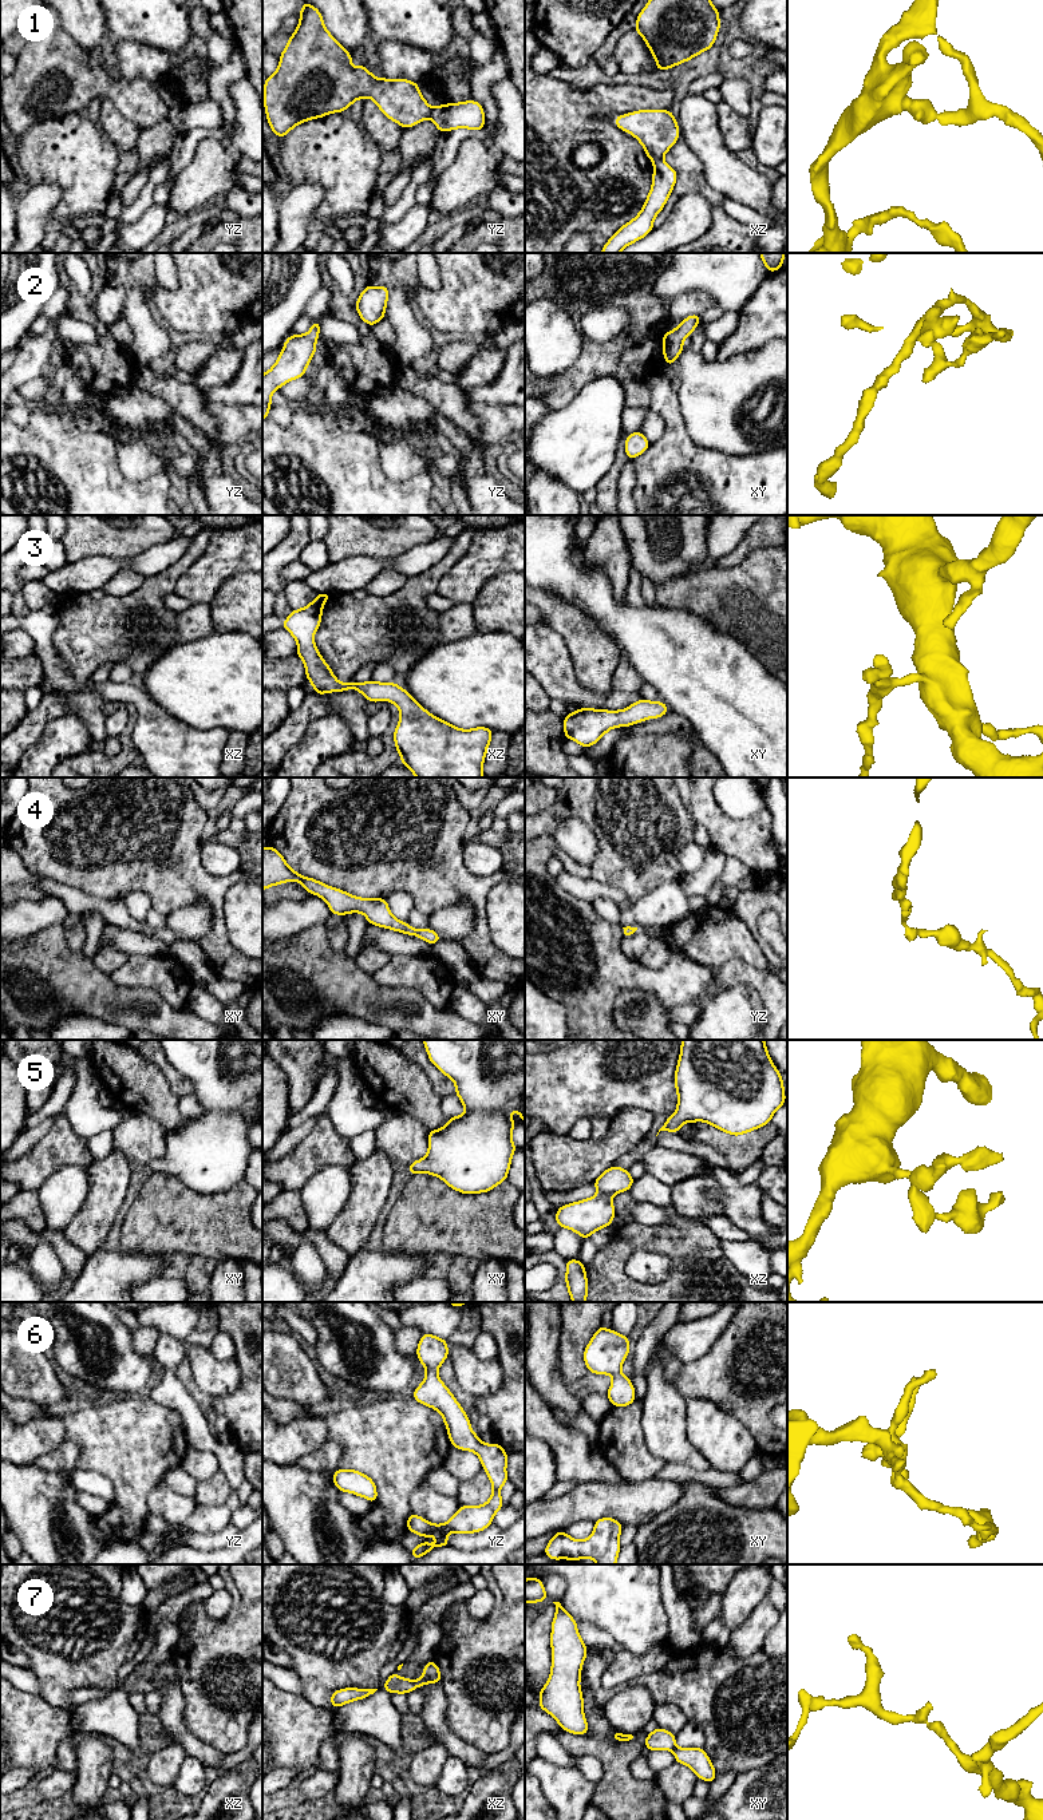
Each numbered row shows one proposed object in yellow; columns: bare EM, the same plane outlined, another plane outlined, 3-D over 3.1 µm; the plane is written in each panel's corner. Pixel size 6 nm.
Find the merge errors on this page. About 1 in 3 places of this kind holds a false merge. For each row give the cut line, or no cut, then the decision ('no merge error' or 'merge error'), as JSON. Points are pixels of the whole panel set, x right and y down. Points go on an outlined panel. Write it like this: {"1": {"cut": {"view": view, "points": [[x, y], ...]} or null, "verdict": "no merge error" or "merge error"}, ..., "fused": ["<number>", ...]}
{"1": {"cut": {"view": "yz", "points": [[433, 109], [429, 117]]}, "verdict": "merge error"}, "2": {"cut": null, "verdict": "no merge error"}, "3": {"cut": null, "verdict": "no merge error"}, "4": {"cut": null, "verdict": "no merge error"}, "5": {"cut": null, "verdict": "no merge error"}, "6": {"cut": null, "verdict": "no merge error"}, "7": {"cut": null, "verdict": "no merge error"}, "fused": ["1"]}

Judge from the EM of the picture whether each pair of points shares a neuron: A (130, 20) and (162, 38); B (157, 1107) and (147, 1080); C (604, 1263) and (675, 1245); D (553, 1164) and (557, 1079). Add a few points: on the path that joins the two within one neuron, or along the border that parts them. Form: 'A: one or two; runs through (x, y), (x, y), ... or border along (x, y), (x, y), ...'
A: one; runs through (138, 20), (145, 20), (154, 30)
B: one; runs through (157, 1100), (147, 1091), (147, 1087)
C: one; runs through (621, 1247), (629, 1239), (658, 1239)
D: two; border along (549, 1130), (557, 1135), (567, 1135)

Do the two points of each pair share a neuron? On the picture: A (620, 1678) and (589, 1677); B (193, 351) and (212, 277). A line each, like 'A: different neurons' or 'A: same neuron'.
A: different neurons
B: different neurons

